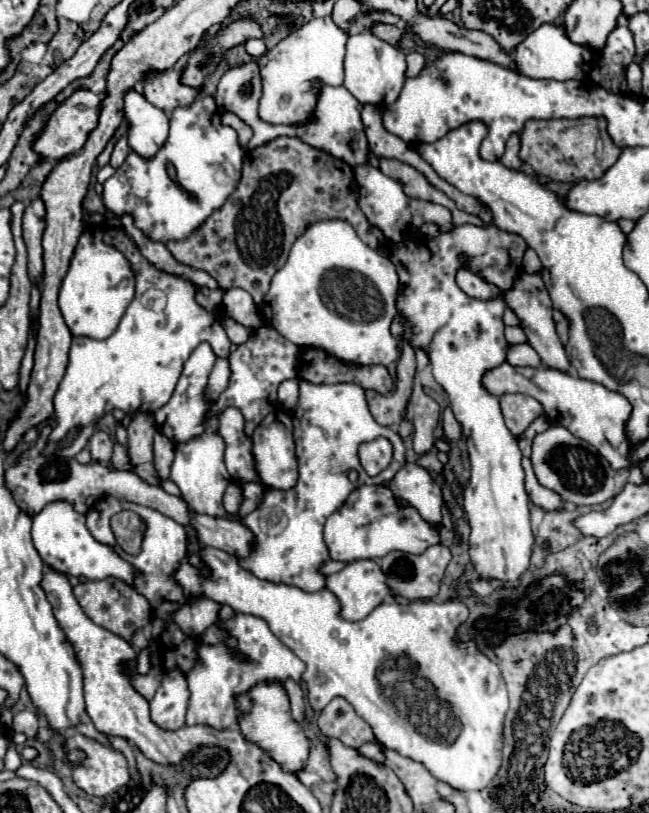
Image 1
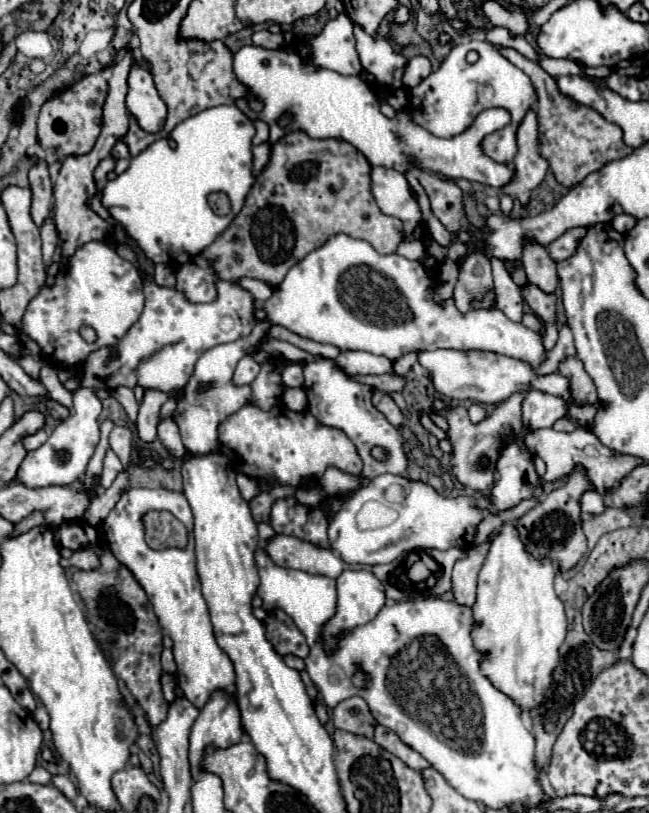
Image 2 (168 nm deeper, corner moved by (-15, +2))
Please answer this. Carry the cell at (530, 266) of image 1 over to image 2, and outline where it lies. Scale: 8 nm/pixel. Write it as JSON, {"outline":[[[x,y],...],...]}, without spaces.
{"outline":[[[571,228],[567,230],[563,236],[559,236],[557,240],[553,240],[547,250],[549,250],[549,256],[555,260],[555,262],[561,262],[565,258],[569,258],[575,248],[577,248],[577,242],[585,236],[585,228]]]}

